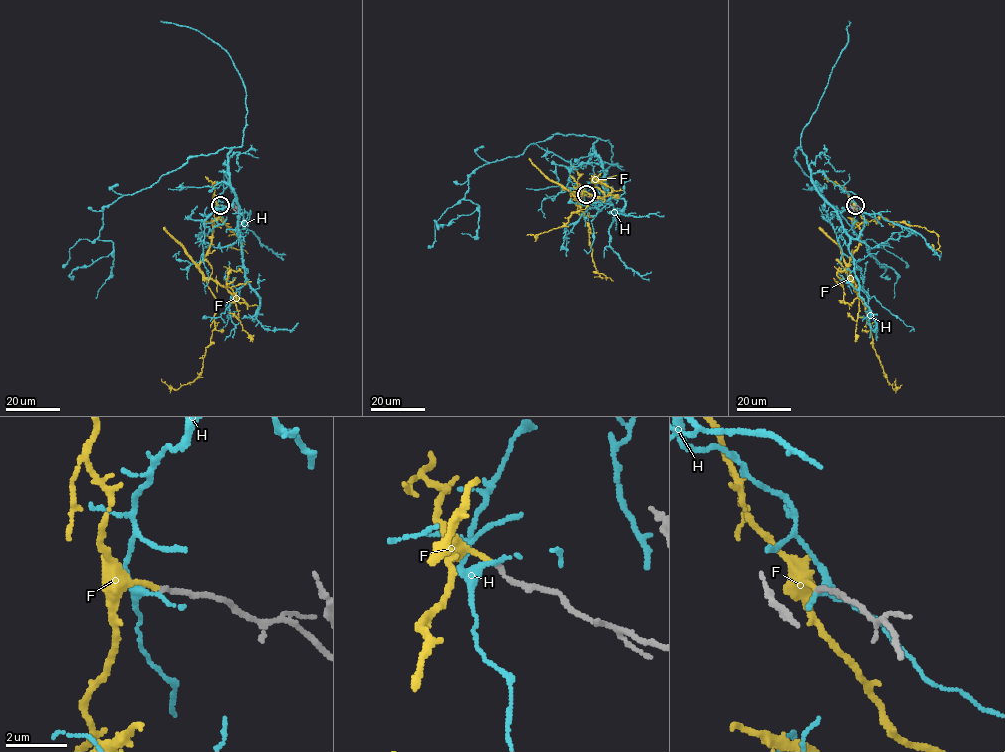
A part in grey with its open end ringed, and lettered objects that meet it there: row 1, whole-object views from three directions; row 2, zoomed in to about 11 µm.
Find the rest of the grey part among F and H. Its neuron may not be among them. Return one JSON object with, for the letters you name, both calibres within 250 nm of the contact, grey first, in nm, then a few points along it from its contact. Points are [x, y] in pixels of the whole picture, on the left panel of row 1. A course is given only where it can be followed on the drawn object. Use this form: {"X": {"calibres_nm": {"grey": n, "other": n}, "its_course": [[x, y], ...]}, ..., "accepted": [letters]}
{"F": {"calibres_nm": {"grey": 160, "other": 150}, "its_course": [[220, 205], [212, 221], [210, 247], [198, 267], [217, 305], [202, 372], [177, 389], [161, 378]]}, "accepted": ["F"]}

